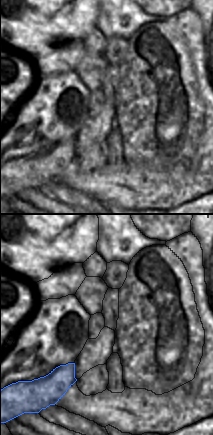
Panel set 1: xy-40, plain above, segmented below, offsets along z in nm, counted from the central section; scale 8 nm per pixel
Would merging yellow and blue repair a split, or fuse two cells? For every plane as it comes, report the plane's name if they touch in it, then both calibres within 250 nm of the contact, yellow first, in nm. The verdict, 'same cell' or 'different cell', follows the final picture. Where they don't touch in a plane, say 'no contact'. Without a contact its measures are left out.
no contact

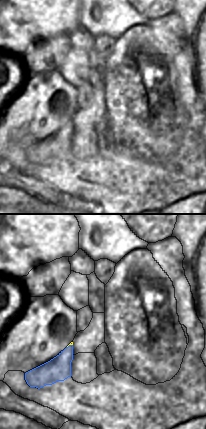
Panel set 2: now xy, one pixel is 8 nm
xy | 20/190 nm

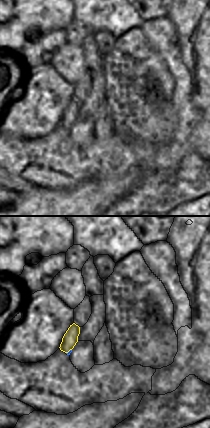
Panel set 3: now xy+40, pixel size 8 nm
xy+40 | 120/20 nm

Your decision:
same cell

